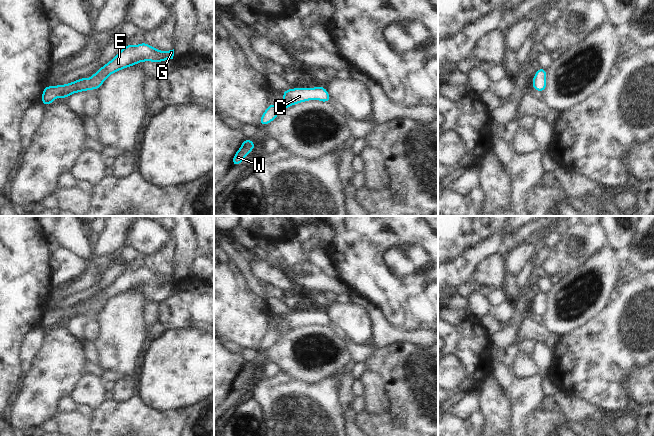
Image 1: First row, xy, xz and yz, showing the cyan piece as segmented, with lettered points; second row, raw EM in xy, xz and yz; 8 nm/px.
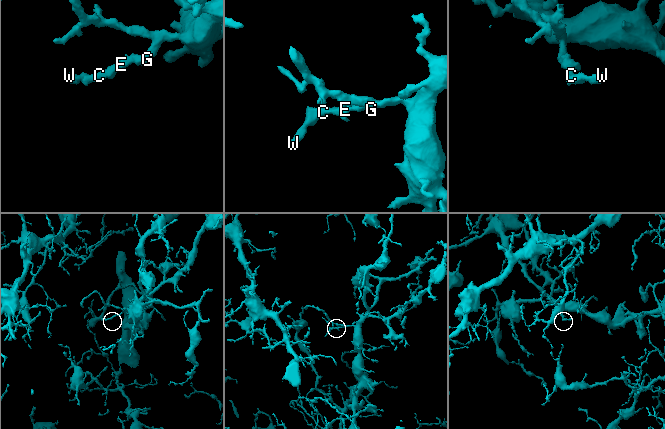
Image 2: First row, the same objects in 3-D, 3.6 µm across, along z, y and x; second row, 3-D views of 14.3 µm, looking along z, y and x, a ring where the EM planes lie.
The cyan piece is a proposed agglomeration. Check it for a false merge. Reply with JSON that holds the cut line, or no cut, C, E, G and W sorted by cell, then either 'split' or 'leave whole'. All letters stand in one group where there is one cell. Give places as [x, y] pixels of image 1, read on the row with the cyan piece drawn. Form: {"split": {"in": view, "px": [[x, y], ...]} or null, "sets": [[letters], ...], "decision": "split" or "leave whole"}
{"split": null, "sets": [["C", "E", "G", "W"]], "decision": "leave whole"}

